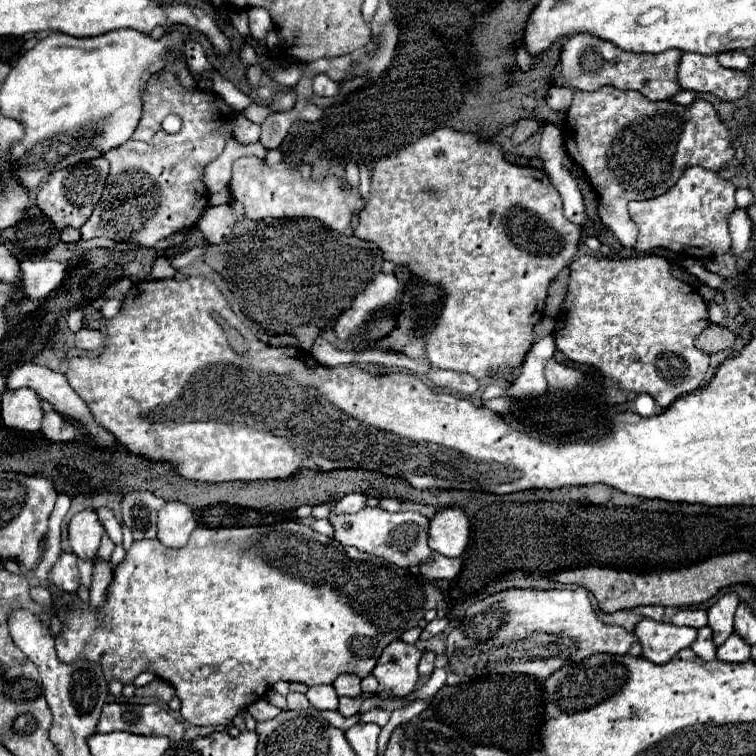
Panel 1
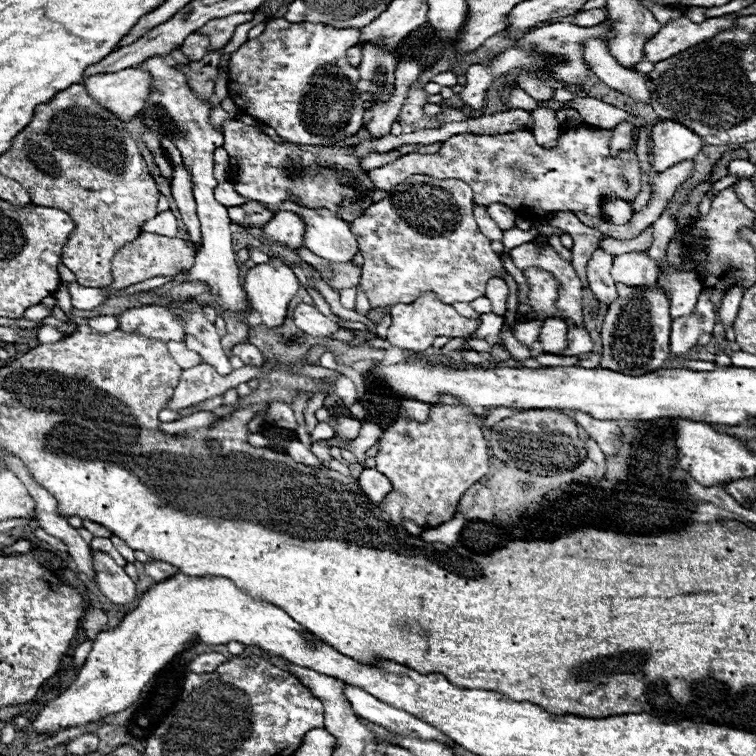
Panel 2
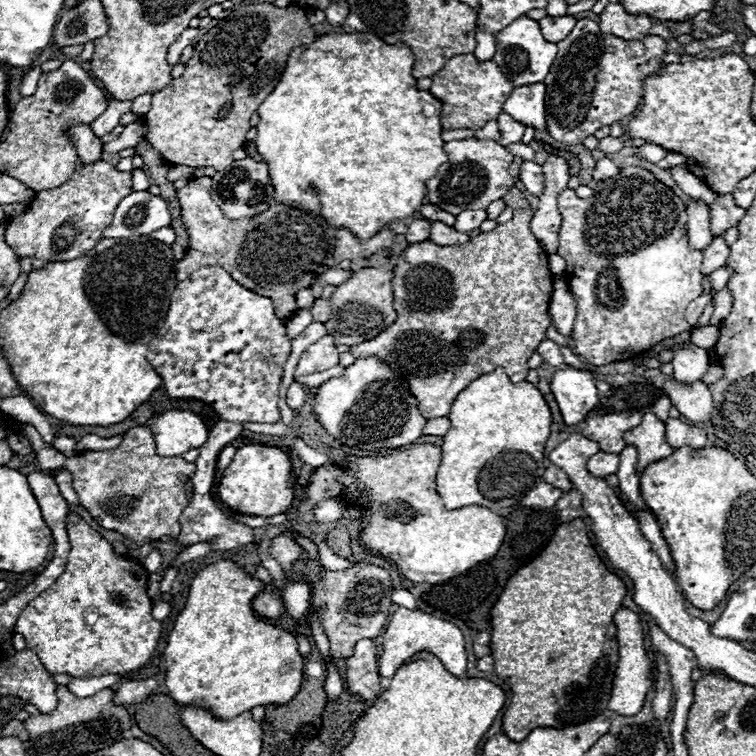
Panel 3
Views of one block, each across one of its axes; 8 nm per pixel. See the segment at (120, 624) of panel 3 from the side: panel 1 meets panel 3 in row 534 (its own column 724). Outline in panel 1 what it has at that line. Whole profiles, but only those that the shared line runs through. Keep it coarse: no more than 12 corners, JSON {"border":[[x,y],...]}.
{"border":[[682,52],[682,90],[744,98],[746,72],[720,66],[718,56]]}

